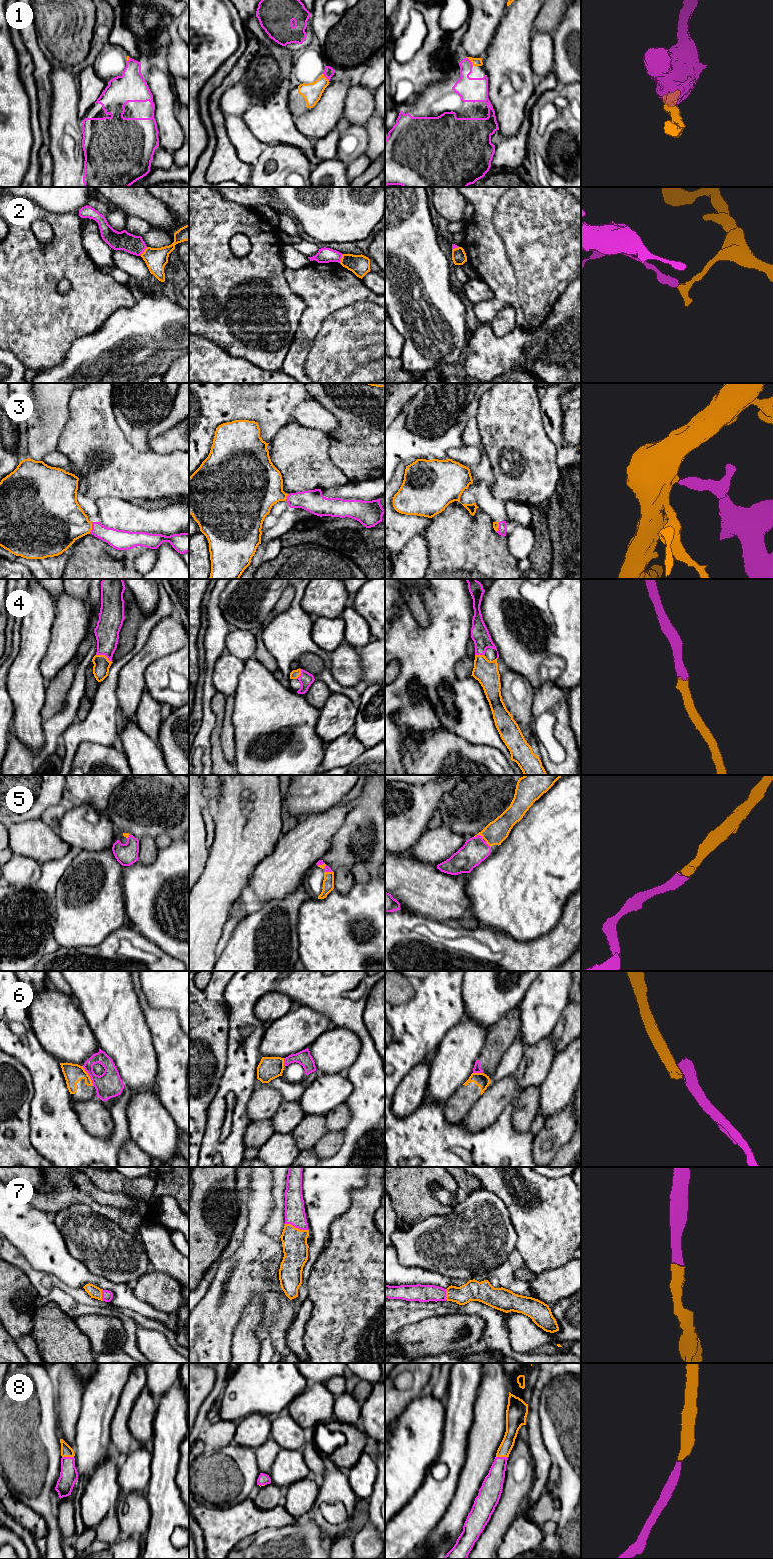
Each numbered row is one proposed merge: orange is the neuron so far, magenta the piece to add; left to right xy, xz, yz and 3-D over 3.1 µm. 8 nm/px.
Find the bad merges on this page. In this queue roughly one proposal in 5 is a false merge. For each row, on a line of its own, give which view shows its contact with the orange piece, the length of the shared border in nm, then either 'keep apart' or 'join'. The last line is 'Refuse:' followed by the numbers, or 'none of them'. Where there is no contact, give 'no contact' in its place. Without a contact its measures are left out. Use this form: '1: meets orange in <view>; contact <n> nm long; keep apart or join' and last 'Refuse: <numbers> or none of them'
1: meets orange in yz; contact 90 nm long; join
2: meets orange in xy; contact 90 nm long; keep apart
3: meets orange in xy; contact 100 nm long; join
4: meets orange in xy; contact 140 nm long; join
5: meets orange in yz; contact 80 nm long; join
6: meets orange in xy; contact 180 nm long; keep apart
7: meets orange in xz; contact 200 nm long; join
8: meets orange in xy; contact 100 nm long; join
Refuse: 2, 6

